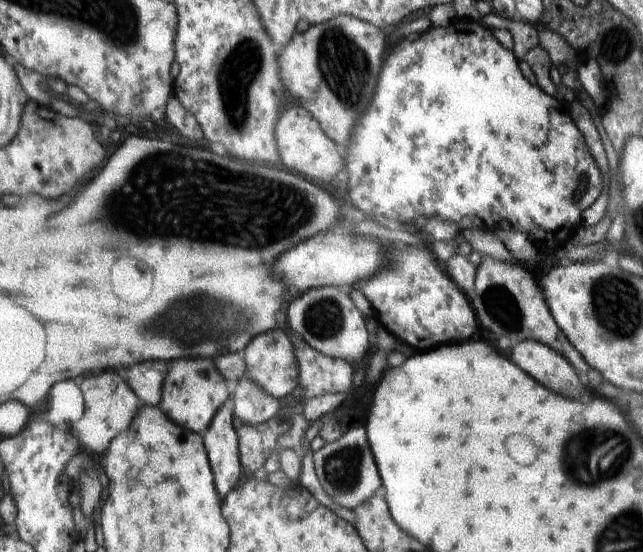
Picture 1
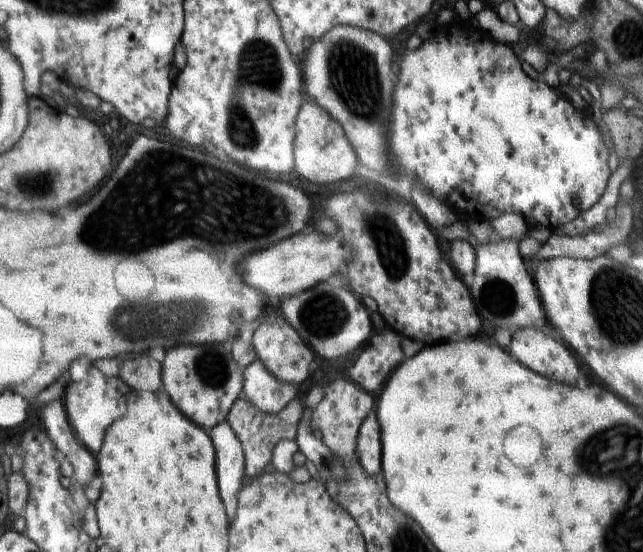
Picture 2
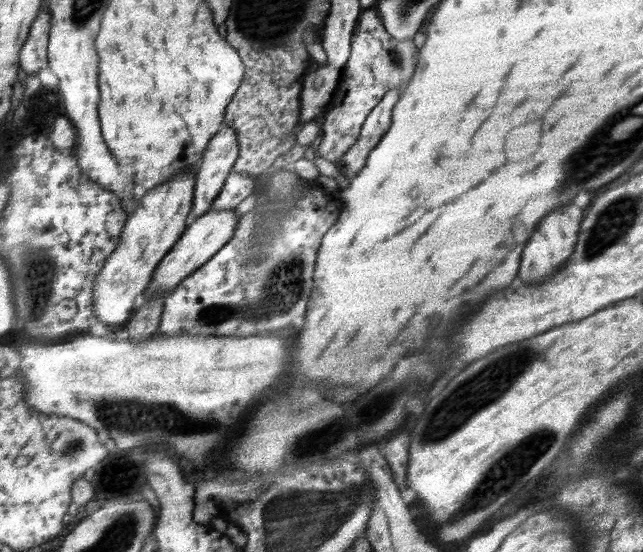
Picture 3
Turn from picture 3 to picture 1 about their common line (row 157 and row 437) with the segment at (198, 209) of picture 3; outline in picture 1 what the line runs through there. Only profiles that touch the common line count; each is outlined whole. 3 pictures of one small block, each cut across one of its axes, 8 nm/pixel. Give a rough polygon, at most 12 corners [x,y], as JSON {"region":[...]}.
{"region":[[232,400],[203,434],[216,492],[240,482],[239,435]]}

